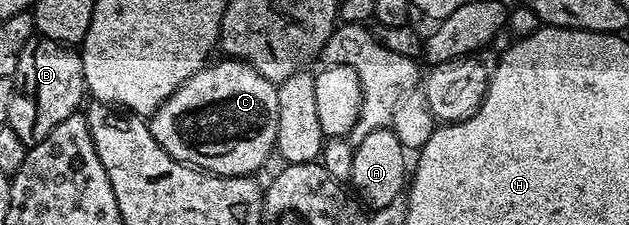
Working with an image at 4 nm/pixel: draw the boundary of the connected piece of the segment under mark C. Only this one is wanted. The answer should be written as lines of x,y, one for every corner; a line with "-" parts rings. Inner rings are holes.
229,57
221,61
223,63
207,62
206,66
192,73
192,77
185,79
149,116
150,132
180,163
189,163
191,167
209,171
212,175
253,176
265,159
275,152
278,88
247,63

